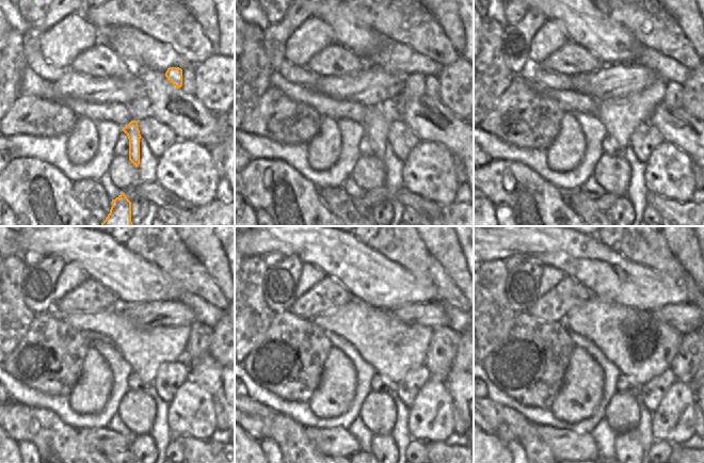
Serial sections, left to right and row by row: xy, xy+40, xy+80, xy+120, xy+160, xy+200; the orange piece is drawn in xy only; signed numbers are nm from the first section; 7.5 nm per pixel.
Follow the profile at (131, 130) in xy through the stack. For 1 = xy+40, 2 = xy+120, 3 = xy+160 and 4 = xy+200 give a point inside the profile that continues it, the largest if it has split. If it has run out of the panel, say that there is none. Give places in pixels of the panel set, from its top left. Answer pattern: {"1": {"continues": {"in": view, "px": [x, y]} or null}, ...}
{"1": {"continues": {"in": "xy+40", "px": [379, 117]}}, "2": {"continues": {"in": "xy+120", "px": [145, 349]}}, "3": {"continues": {"in": "xy+160", "px": [393, 348]}}, "4": {"continues": {"in": "xy+200", "px": [642, 347]}}}

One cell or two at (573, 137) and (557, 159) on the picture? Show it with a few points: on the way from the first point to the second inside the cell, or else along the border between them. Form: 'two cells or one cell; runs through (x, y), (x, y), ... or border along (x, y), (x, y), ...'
one cell; runs through (570, 142), (569, 147), (562, 154)

